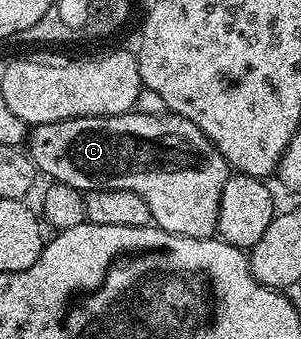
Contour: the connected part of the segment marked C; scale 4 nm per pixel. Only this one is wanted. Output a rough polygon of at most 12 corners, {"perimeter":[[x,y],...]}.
{"perimeter":[[168,112],[32,127],[76,190],[135,192],[160,230],[216,235],[231,167]]}

